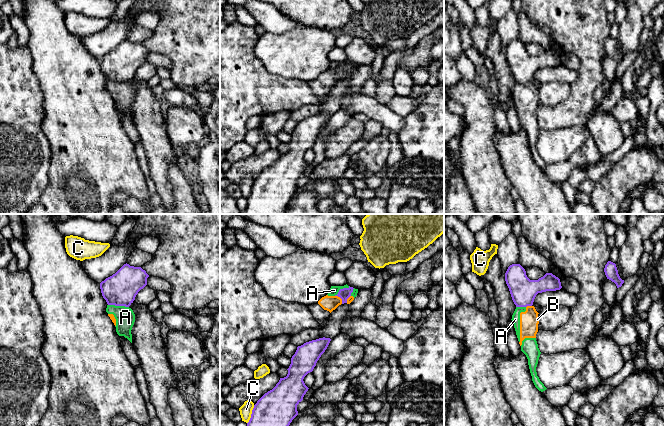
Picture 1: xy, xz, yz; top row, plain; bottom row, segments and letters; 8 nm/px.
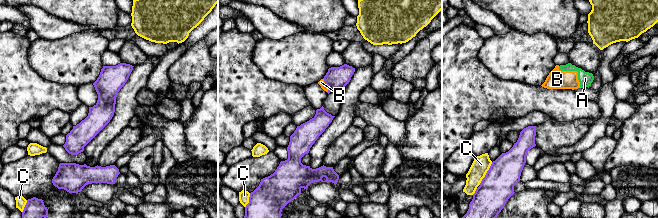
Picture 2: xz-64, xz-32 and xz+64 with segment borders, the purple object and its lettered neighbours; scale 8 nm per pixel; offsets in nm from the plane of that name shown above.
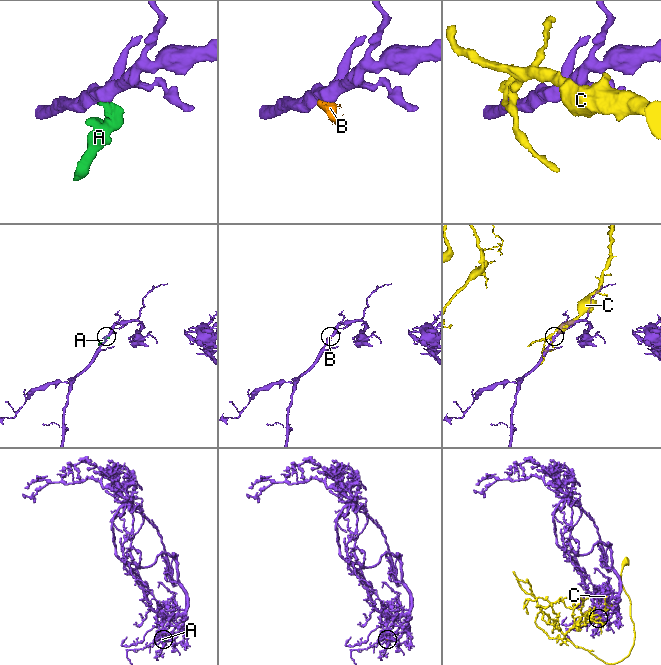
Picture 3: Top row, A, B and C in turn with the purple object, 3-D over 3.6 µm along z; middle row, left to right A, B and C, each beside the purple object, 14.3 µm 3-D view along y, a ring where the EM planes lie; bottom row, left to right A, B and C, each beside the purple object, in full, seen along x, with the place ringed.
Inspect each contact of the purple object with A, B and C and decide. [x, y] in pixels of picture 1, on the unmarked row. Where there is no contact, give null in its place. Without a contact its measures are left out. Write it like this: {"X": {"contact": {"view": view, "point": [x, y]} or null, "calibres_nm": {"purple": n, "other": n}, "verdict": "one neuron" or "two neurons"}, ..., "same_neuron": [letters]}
{"A": {"contact": {"view": "xy", "point": [118, 81]}, "calibres_nm": {"purple": 260, "other": 160}, "verdict": "two neurons"}, "B": {"contact": {"view": "xz", "point": [340, 73]}, "calibres_nm": {"purple": 90, "other": 120}, "verdict": "two neurons"}, "C": {"contact": {"view": "xz", "point": [251, 190]}, "calibres_nm": {"purple": 320, "other": 100}, "verdict": "two neurons"}, "same_neuron": []}

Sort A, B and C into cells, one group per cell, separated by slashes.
A B / C

